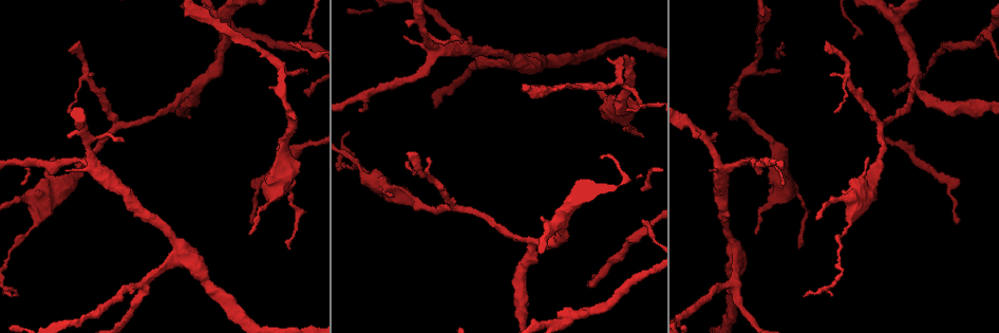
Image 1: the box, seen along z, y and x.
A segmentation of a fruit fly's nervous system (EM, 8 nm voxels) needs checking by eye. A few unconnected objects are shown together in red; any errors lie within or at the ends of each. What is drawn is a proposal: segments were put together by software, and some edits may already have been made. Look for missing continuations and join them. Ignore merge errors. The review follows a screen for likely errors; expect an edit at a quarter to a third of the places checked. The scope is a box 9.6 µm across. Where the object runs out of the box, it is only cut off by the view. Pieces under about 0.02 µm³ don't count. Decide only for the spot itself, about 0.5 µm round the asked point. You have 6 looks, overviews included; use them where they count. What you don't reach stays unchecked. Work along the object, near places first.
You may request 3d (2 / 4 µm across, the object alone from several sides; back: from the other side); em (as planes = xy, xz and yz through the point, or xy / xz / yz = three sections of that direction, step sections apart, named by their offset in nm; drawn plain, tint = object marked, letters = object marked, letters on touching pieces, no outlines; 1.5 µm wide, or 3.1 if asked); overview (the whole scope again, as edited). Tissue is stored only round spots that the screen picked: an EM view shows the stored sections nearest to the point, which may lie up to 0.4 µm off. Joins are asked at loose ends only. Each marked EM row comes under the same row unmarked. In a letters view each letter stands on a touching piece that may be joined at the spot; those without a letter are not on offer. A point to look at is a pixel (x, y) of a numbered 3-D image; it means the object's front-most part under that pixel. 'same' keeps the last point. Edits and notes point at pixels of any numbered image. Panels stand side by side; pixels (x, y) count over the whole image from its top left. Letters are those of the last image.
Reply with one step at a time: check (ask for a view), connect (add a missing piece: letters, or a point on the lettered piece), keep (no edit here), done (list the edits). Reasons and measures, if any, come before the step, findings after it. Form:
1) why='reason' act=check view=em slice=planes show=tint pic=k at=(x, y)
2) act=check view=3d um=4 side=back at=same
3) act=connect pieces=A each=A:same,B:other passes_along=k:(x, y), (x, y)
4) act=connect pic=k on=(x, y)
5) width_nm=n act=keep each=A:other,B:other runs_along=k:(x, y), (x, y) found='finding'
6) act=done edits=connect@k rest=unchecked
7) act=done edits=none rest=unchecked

why='an open end' act=check view=em slice=planes show=letters pic=1 at=(404, 36)

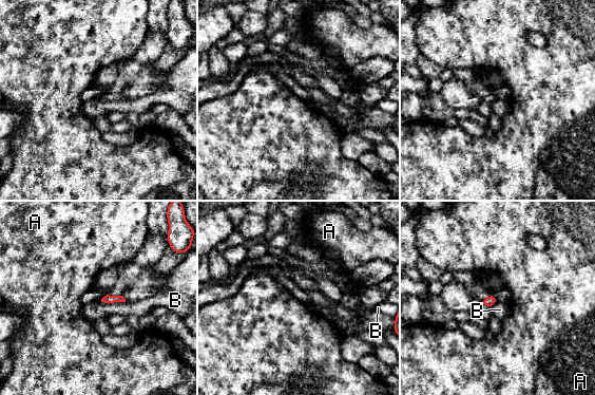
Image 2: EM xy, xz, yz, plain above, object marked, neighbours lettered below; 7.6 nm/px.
act=keep each=A:other,B:other found='no lettered piece goes on from it'

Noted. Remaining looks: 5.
why='branch stops here' act=check view=em slice=planes show=letters pic=1 at=(783, 184)

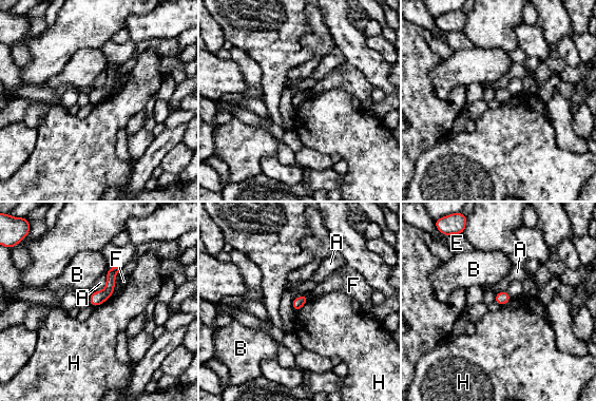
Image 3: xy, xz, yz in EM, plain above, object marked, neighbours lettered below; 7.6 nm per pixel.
act=keep each=A:other,B:other,E:other,F:other,H:other runs_along=3:(116, 269), (110, 287), (92, 302) found='none of them fits'

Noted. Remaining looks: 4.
why='branch stops here' act=check view=em slice=xy step=4 show=tint pic=1 at=(826, 47)

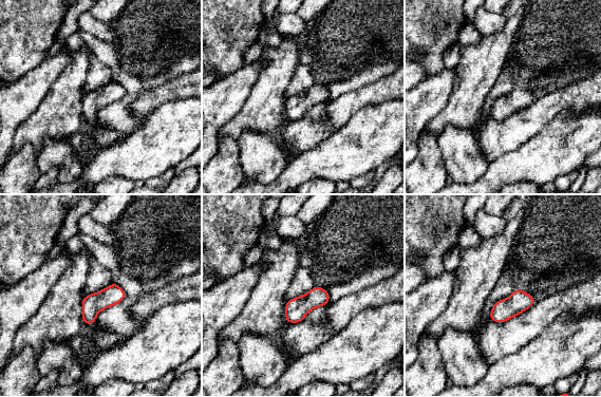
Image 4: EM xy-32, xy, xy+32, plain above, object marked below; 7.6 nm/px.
why='another direction' act=check view=em slice=planes show=tint at=same

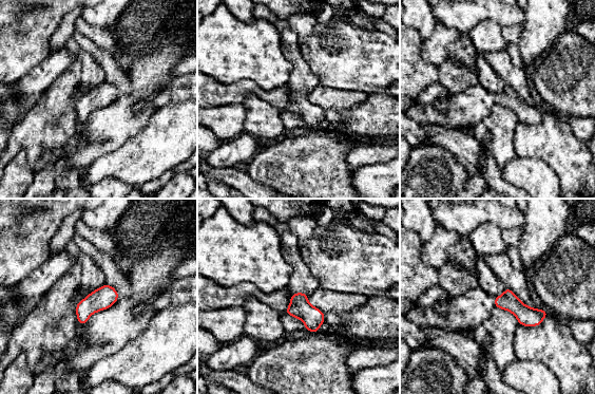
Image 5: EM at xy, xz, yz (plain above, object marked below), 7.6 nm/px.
act=check view=em slice=planes show=letters at=same

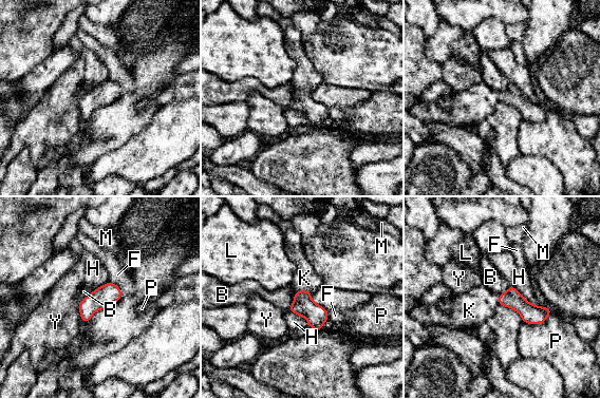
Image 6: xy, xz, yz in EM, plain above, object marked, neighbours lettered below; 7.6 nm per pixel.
act=keep each=B:other,F:other,H:other,K:other,L:other,M:other,P:other,Y:other runs_along=6:(500, 298), (527, 310), (548, 310) found='no lettered piece goes on from it'

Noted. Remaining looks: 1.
act=done edits=none rest=unchecked

